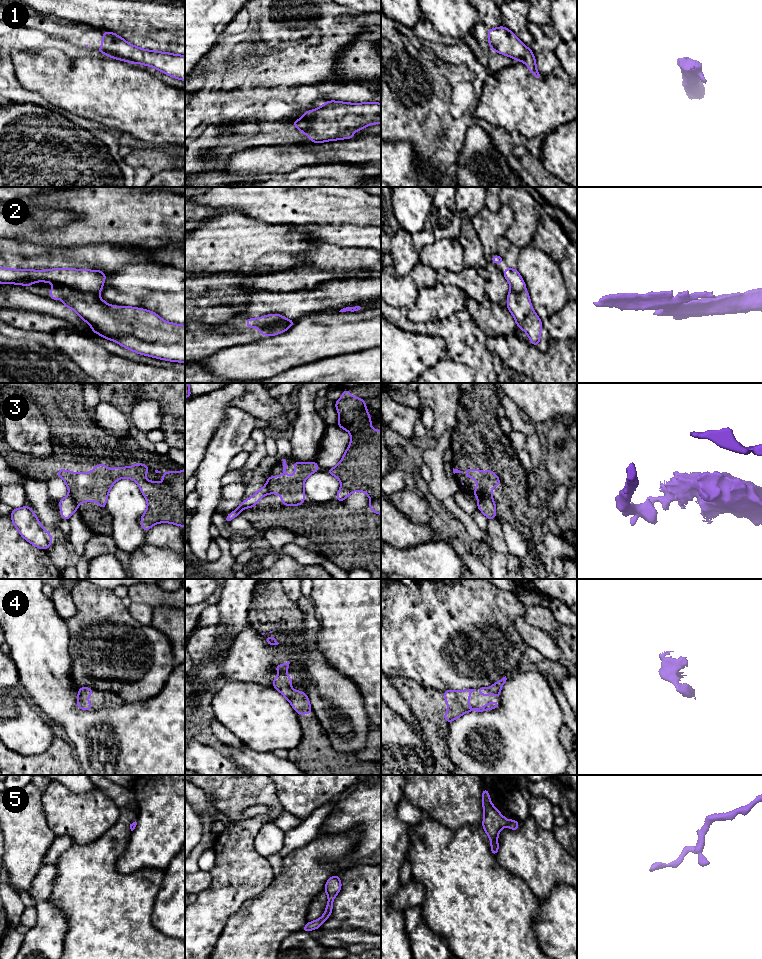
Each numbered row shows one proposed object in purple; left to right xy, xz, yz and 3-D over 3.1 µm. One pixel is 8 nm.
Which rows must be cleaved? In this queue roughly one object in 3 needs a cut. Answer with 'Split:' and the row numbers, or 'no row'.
Split: 2, 3

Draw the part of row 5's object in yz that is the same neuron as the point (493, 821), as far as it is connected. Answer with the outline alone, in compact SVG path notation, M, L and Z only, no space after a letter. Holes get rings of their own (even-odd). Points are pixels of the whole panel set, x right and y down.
M483 788L482 791L482 806L484 810L484 818L482 822L483 830L488 834L491 842L491 853L493 856L497 856L499 845L498 845L498 834L502 828L508 826L511 830L517 831L520 827L516 819L507 821L506 818L494 807L490 801L489 790Z

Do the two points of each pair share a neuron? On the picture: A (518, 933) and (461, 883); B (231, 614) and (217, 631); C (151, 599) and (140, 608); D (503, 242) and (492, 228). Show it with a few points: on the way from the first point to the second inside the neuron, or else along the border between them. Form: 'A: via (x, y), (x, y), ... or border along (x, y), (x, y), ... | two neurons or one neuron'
A: via (504, 926), (475, 897) | one neuron
B: border along (220, 621), (224, 632), (218, 643), (227, 646) | two neurons
C: border along (132, 602), (142, 602), (152, 608) | two neurons
D: border along (504, 235), (497, 241), (497, 252), (495, 254) | two neurons

